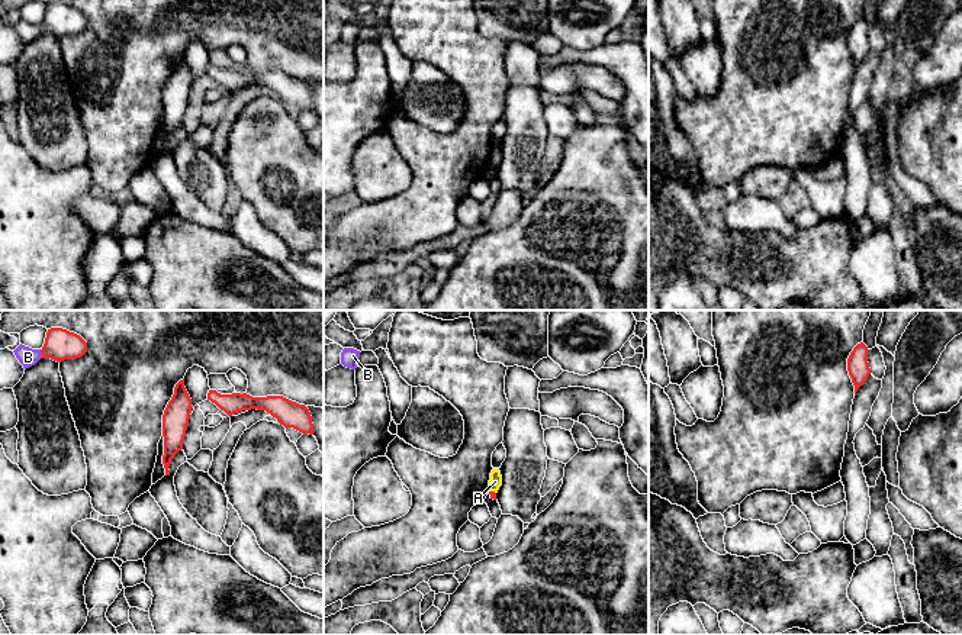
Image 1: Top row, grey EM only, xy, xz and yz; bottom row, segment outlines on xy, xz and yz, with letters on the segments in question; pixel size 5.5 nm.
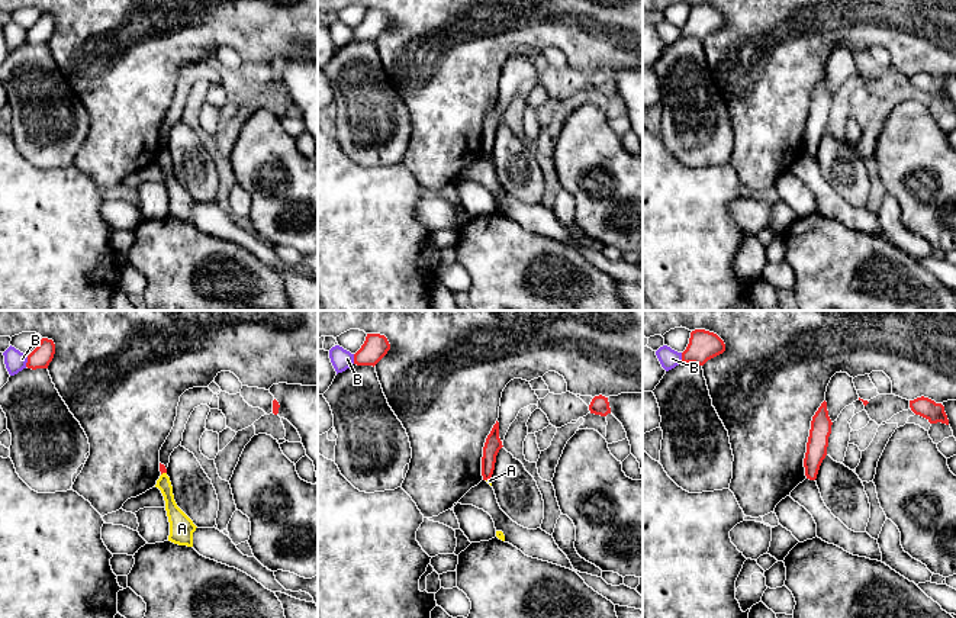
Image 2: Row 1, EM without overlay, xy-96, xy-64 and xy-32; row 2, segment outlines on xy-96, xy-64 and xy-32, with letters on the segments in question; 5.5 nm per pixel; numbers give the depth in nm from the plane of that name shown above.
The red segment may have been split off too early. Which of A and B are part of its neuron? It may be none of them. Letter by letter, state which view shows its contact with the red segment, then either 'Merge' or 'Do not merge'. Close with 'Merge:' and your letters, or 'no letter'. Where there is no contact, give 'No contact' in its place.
A: Touches red in xz. Do not merge
B: Touches red in xy. Do not merge
Merge: no letter

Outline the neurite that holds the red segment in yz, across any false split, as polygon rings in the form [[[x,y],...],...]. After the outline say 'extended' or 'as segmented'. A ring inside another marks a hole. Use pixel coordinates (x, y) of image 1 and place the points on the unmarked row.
[[[860,17],[853,23],[847,33],[847,46],[855,61],[855,71],[858,64],[865,59],[871,49],[868,26],[868,22],[863,17]]] | as segmented

